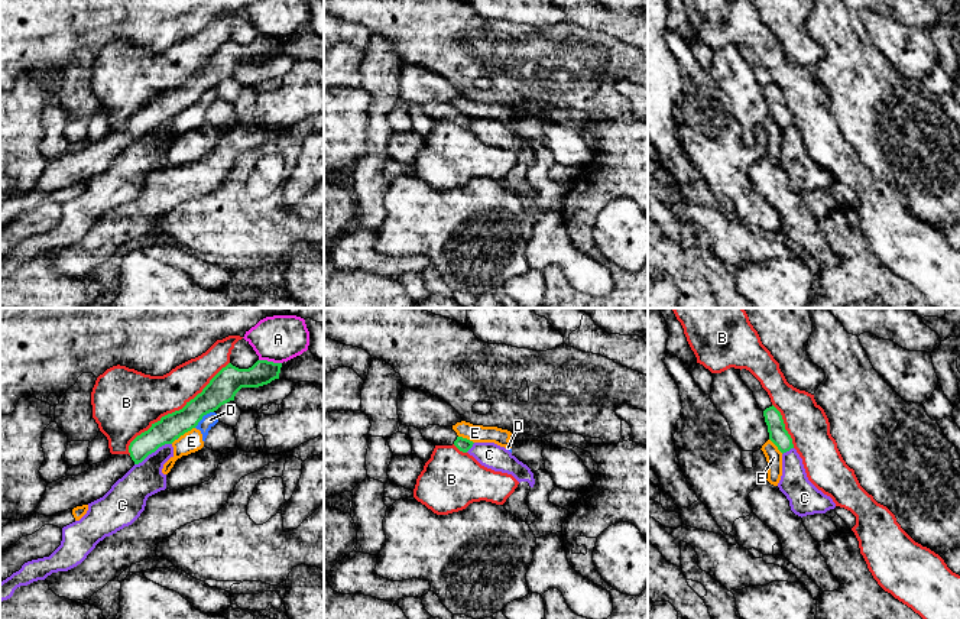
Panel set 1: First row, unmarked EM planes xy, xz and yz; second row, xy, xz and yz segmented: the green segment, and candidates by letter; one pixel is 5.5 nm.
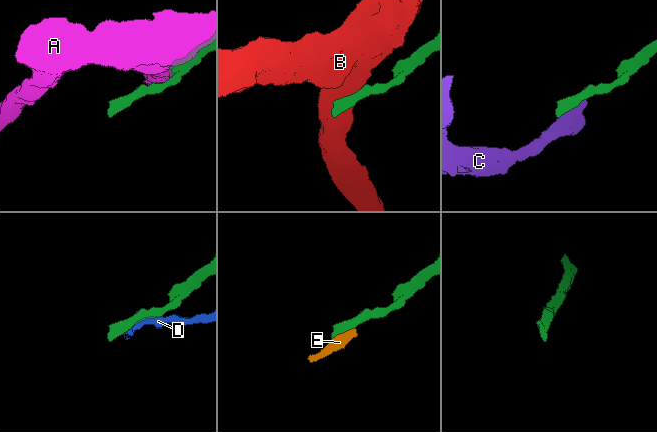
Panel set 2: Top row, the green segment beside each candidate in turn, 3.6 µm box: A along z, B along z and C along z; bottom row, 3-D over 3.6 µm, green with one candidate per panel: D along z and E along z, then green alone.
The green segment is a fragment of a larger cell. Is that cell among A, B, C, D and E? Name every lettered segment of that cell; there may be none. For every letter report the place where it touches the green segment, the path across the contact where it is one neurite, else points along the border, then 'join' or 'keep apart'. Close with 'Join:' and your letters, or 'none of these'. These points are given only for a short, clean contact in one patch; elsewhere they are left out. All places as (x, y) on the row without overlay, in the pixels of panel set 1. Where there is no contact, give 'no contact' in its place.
A: contact xy (271, 38); keep apart
B: contact xy (175, 87); keep apart
C: contact xy (152, 127); border xy (171, 119), (159, 122), (135, 141); keep apart
D: contact xy (203, 91); keep apart
E: contact xy (185, 107); border xy (194, 103), (178, 114); keep apart
Join: none of these

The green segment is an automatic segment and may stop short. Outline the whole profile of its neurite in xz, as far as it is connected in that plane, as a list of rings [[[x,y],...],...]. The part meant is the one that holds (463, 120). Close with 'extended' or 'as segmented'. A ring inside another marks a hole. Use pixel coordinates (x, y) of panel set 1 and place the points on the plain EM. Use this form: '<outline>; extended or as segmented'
[[[428,101],[421,106],[425,116],[434,121],[455,121],[460,127],[467,129],[473,123],[473,117],[458,113],[453,103]]]; extended

